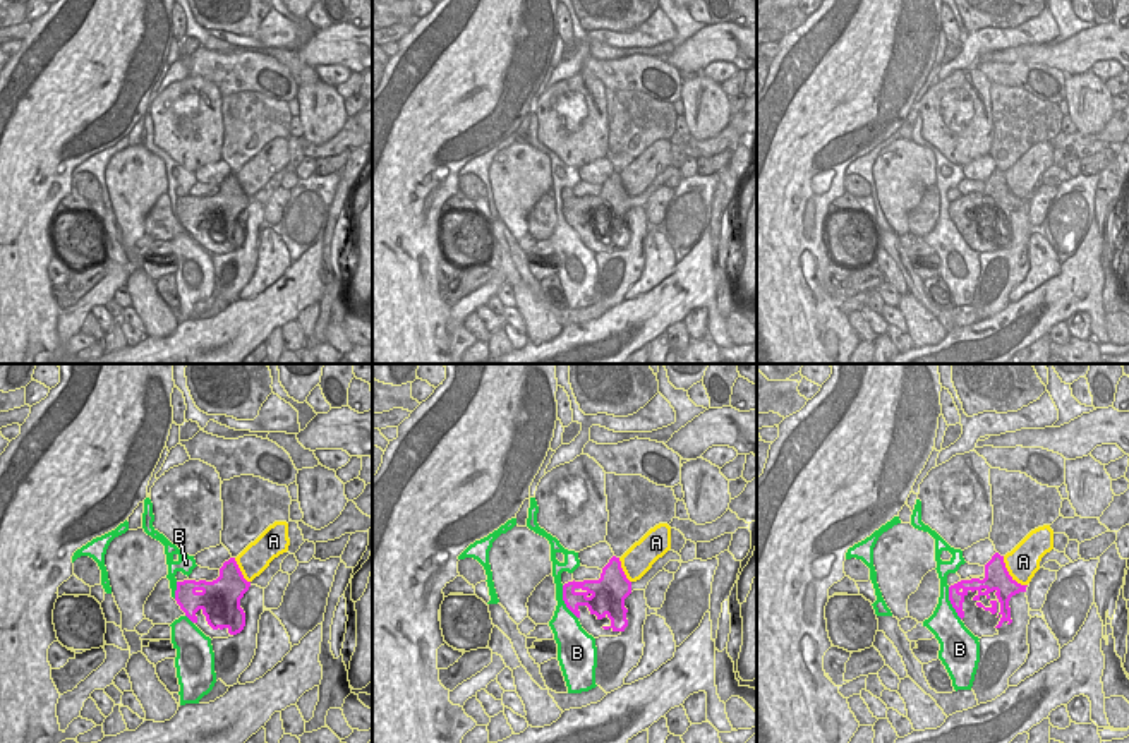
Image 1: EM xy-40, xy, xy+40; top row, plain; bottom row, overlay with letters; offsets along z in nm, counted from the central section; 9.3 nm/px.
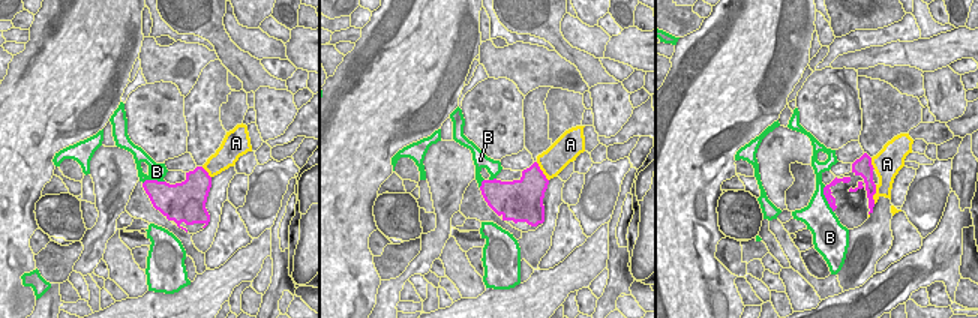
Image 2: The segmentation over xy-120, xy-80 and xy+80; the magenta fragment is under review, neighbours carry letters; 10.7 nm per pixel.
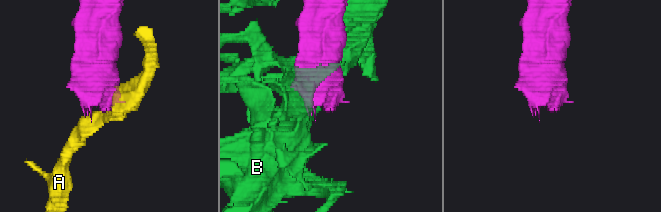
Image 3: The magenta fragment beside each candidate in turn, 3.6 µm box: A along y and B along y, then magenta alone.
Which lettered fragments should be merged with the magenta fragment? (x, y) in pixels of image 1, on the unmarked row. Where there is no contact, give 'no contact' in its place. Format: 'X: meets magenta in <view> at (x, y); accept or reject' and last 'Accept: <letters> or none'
A: meets magenta in xy+40 at (1008, 189); reject
B: meets magenta in xy at (565, 218); reject
Accept: none

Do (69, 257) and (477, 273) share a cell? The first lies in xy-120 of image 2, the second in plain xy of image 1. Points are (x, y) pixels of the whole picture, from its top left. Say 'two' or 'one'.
one

